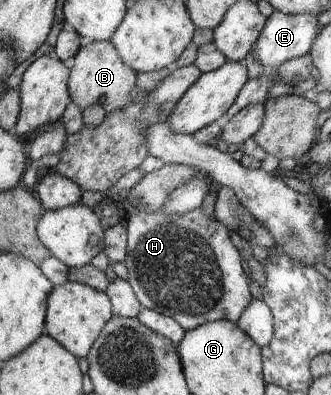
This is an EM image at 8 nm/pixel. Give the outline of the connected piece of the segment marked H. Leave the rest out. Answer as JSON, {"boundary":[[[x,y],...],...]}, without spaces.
{"boundary":[[[201,207],[185,214],[128,210],[124,224],[128,232],[127,282],[142,307],[175,319],[186,332],[212,321],[239,321],[253,298],[241,256],[220,220],[207,216]]]}

